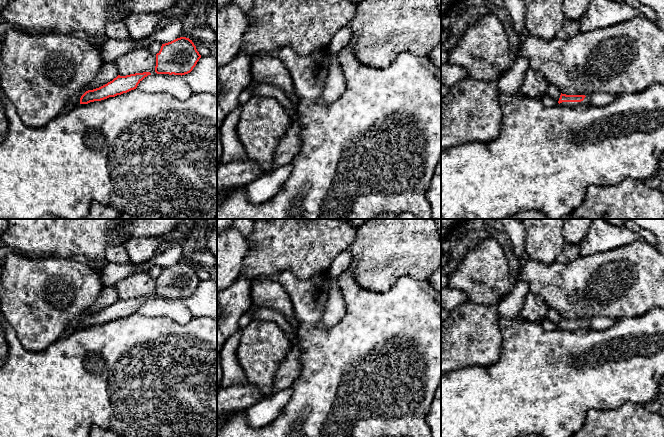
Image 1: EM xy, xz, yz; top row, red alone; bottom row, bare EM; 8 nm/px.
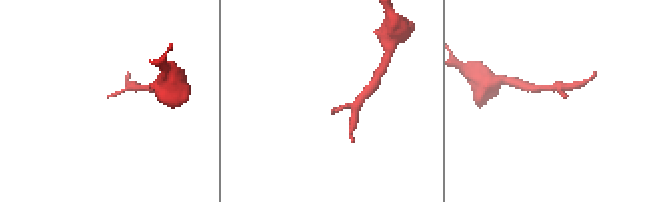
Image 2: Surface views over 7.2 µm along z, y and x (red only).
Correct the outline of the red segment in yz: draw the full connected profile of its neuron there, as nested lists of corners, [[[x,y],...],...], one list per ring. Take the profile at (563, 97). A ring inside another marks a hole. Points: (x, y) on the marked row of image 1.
[[[560,95],[559,104],[567,107],[577,107],[579,105],[592,105],[591,99],[589,96],[585,95]]]

